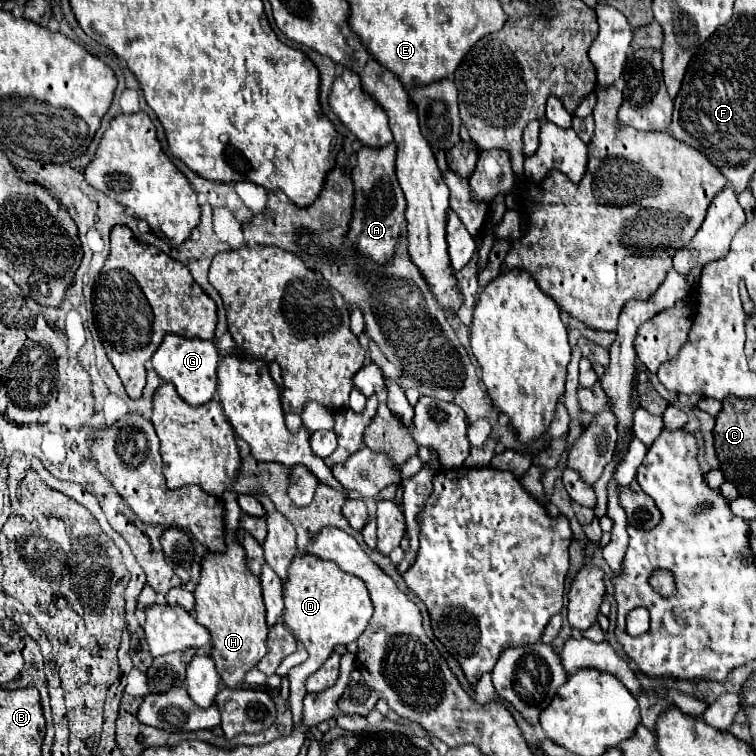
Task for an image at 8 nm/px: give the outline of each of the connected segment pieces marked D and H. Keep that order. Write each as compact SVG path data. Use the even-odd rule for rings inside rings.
M298 552L288 568L288 580L284 582L284 624L292 630L292 634L306 646L308 660L300 666L294 666L288 672L290 678L290 708L294 716L294 726L298 728L304 722L302 716L302 700L306 696L304 682L316 672L332 654L332 648L338 644L354 642L372 616L372 602L366 590L366 584L342 572L336 564L328 560L320 560L316 556L308 556L306 552Z
M230 490L222 494L222 500L226 508L226 552L208 554L202 560L202 576L194 590L194 618L198 624L208 628L212 636L212 660L216 662L216 670L220 672L224 686L236 688L242 682L244 674L254 668L268 650L268 624L260 592L260 580L246 568L244 550L234 538L234 532L238 530L240 522L240 506L236 502L234 492Z

